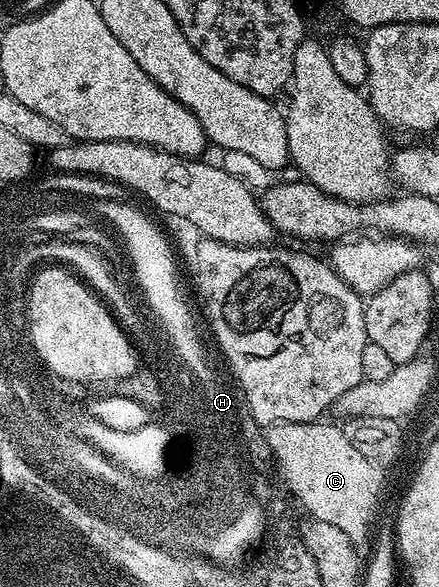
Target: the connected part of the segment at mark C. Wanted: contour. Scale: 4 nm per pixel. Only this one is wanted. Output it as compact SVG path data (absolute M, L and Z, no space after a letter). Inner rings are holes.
M279 423L268 426L263 433L275 469L285 480L284 487L297 497L300 508L309 512L322 526L333 526L348 535L359 555L366 554L371 547L373 530L369 520L381 493L381 477L378 466L367 459L357 459L359 451L347 439L340 424L327 423ZM321 433L321 439L319 439Z

